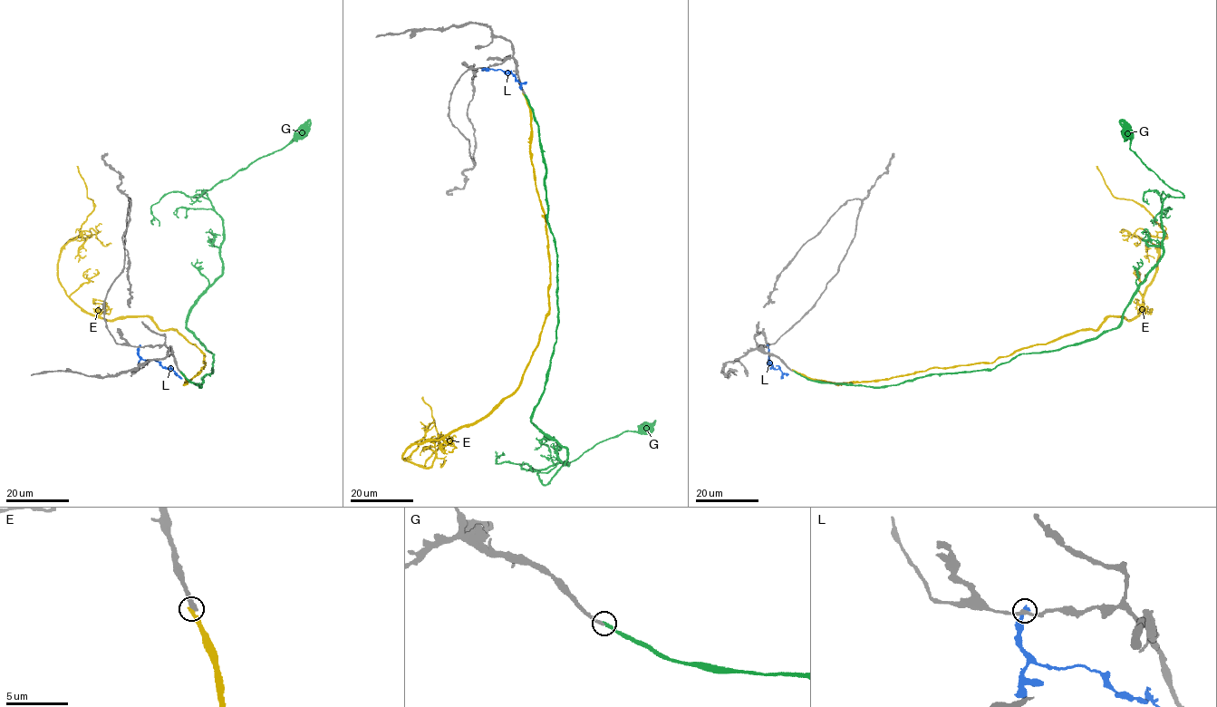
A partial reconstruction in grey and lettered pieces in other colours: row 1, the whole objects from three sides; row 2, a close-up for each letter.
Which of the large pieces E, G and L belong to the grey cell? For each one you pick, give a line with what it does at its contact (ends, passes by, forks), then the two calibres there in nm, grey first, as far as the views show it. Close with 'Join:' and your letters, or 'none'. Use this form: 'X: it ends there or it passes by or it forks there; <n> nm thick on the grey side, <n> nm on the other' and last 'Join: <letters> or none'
G: it ends there; 280 nm thick on the grey side, 280 nm on the other
Join: G

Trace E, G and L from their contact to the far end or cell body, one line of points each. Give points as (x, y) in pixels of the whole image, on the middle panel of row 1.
E: (523, 93), (547, 236), (549, 313), (520, 385), (478, 421), (403, 453), (424, 467), (439, 435), (422, 397)
G: (524, 94), (556, 254), (555, 351), (531, 421), (568, 463), (539, 479), (655, 421)
L: (484, 68), (502, 70), (521, 83), (526, 82)

